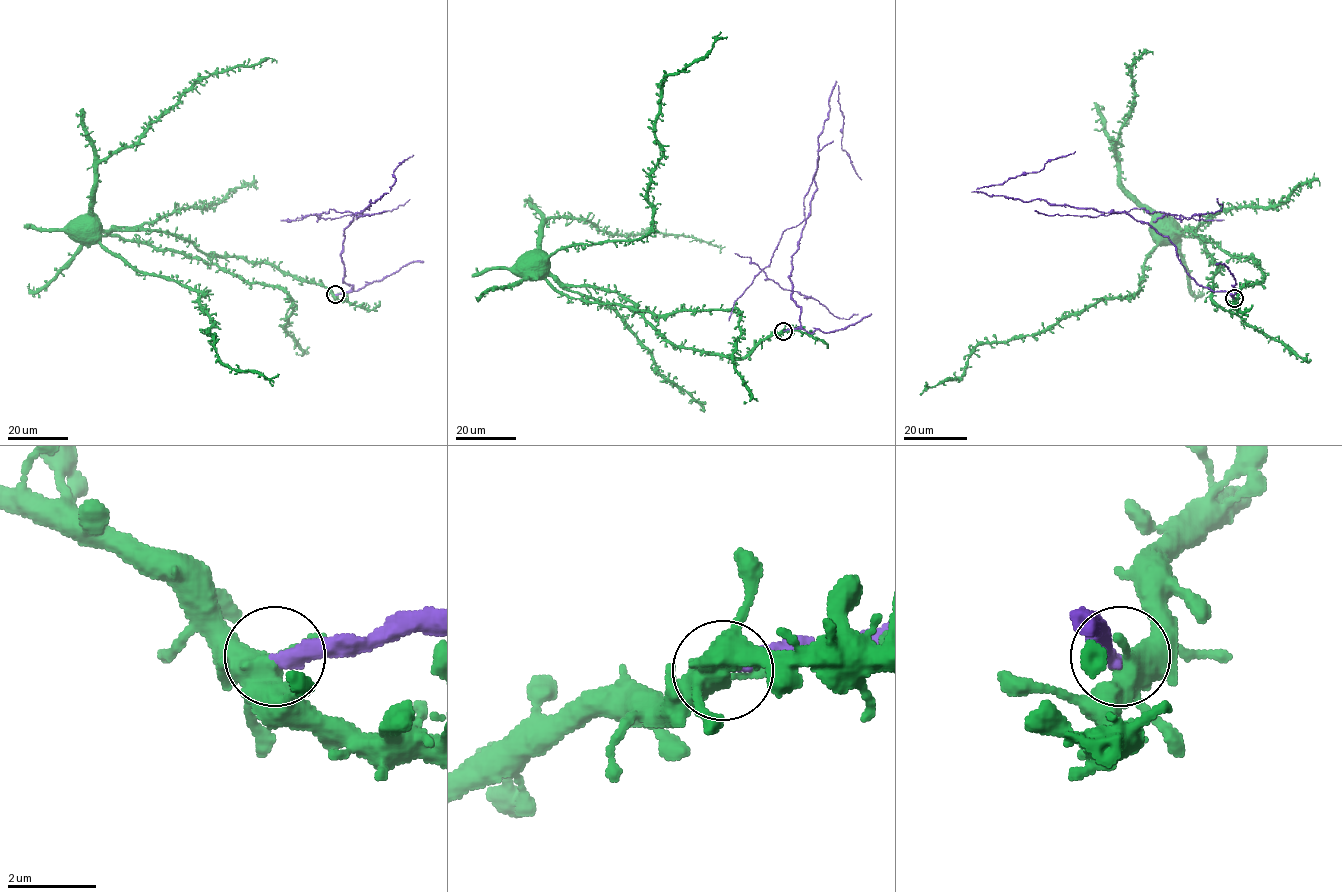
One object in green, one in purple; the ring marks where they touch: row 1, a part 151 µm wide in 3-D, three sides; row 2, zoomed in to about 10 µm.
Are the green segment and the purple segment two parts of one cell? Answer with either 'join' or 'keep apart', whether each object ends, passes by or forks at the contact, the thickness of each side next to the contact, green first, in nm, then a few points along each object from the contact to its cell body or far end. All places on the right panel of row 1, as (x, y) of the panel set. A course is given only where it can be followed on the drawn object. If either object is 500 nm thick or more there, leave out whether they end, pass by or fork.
keep apart; green forks there; purple ends there; 440 nm thick on the green side, 340 nm on the other; green runs (1234, 298), (1242, 287), (1257, 284), (1263, 278), (1252, 259), (1231, 257), (1192, 231), (1152, 230); purple runs (1234, 298), (1198, 284), (1168, 237), (1125, 213), (974, 191), (1039, 172), (1048, 161), (1075, 151)

